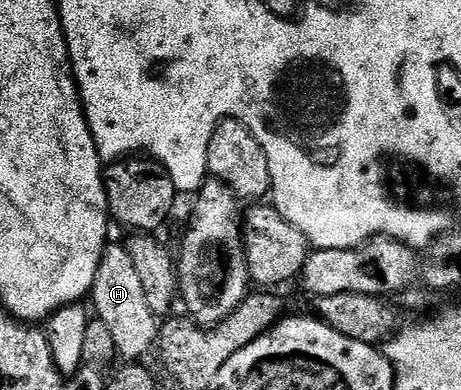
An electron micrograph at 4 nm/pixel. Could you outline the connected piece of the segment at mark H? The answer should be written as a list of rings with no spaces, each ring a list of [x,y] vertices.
[[[109,243],[99,262],[98,273],[94,278],[90,304],[95,317],[113,333],[115,348],[119,357],[125,361],[138,362],[159,339],[159,319],[155,318],[146,305],[146,294],[142,289],[142,280],[135,271],[134,260],[131,259],[125,245]]]

